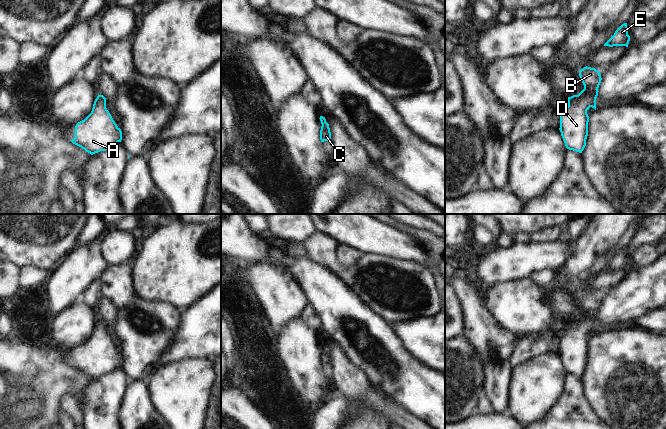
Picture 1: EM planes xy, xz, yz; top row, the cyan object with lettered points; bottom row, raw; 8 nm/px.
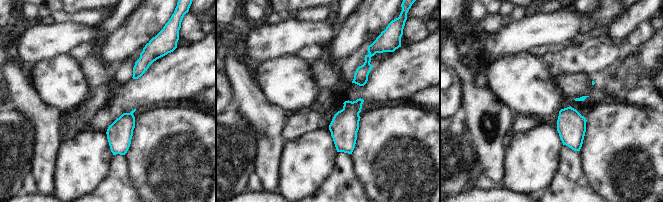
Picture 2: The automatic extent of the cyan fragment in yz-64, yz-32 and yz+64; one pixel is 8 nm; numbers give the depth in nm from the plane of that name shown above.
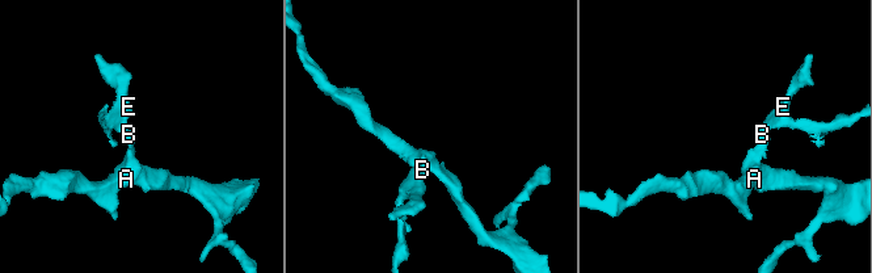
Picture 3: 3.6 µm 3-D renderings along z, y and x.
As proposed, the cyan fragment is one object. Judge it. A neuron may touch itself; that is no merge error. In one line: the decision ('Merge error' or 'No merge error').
No merge error.

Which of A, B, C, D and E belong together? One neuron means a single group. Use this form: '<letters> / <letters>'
A B C D E

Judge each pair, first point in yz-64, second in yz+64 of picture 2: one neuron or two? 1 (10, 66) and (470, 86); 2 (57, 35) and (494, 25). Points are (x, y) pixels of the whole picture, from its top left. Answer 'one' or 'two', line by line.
1: one
2: two

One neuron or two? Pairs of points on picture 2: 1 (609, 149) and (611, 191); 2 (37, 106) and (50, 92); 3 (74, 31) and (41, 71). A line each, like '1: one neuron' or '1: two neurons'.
1: one neuron
2: two neurons
3: two neurons

